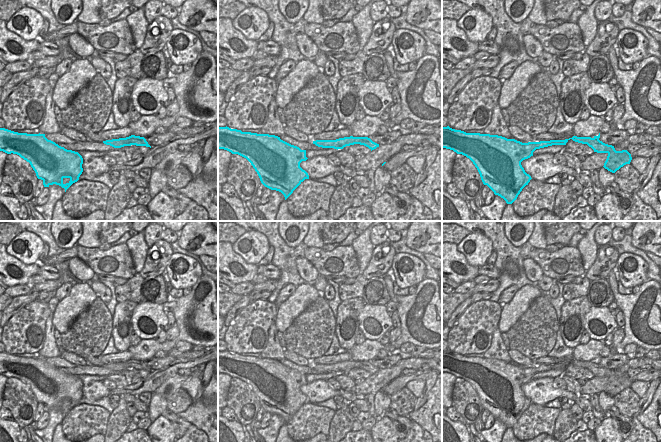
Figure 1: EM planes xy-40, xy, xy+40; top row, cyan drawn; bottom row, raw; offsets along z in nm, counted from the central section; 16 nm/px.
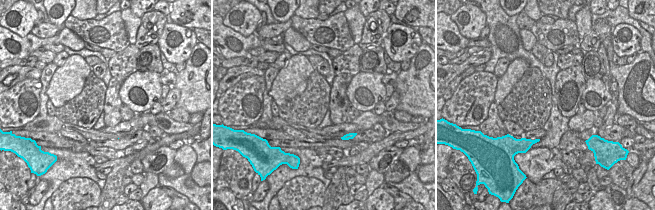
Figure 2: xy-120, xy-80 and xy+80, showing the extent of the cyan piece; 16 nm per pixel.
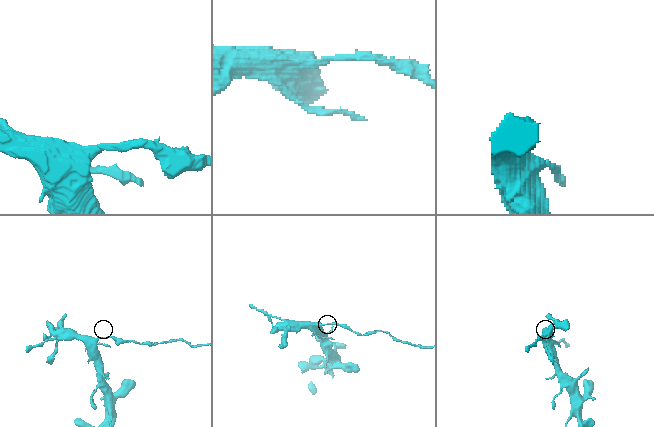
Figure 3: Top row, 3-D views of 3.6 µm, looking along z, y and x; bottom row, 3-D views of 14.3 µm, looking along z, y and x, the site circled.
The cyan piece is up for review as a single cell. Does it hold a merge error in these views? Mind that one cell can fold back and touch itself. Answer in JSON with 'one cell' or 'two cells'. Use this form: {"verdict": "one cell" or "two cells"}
{"verdict": "two cells"}

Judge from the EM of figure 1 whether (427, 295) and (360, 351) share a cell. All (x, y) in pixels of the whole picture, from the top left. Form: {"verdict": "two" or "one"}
{"verdict": "one"}

